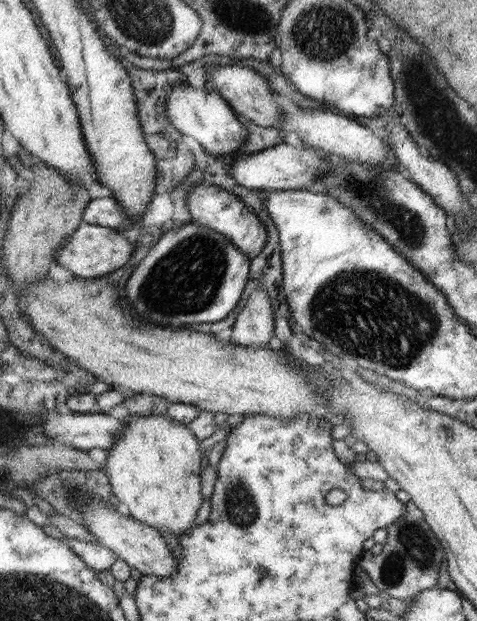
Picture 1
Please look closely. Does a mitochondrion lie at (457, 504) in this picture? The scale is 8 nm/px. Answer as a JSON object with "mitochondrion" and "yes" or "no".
{"mitochondrion":"no"}

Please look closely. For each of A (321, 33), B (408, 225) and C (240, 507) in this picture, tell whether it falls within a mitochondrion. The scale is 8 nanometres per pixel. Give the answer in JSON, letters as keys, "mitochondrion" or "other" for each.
{"A":"mitochondrion","B":"mitochondrion","C":"mitochondrion"}

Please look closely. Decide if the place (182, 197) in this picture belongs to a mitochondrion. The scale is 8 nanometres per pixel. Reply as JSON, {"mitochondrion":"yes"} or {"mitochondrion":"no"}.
{"mitochondrion":"no"}

